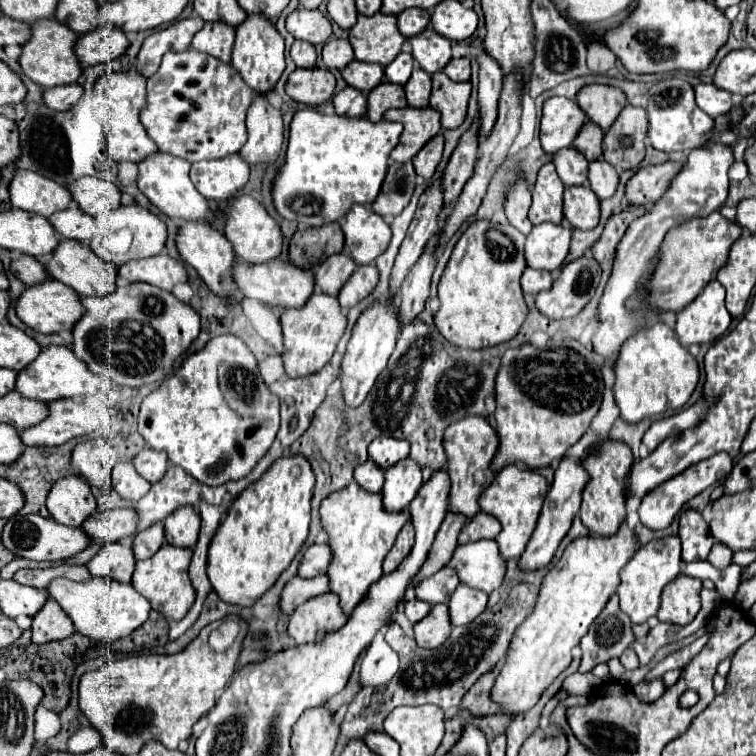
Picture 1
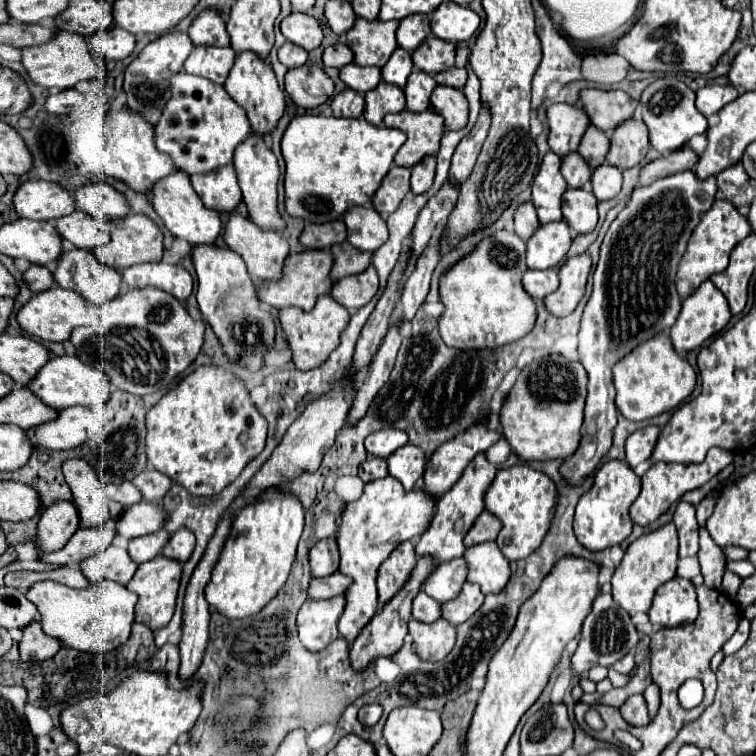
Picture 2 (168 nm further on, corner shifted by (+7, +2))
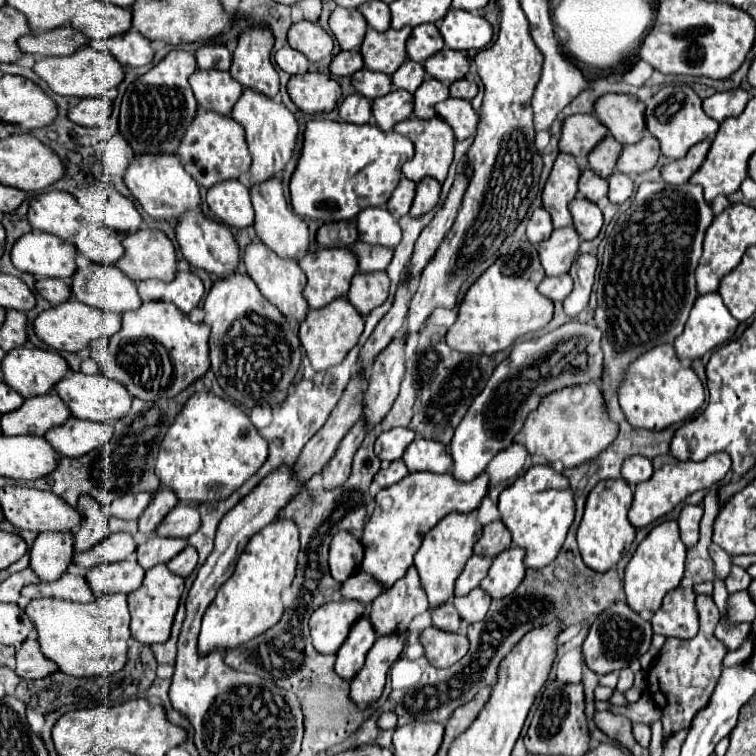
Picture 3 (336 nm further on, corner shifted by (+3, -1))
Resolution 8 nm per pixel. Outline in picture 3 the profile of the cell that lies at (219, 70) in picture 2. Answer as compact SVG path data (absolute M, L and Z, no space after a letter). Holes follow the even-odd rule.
M196 71L190 77L192 91L202 109L220 115L230 115L234 103L242 95L242 85L228 75L228 71Z

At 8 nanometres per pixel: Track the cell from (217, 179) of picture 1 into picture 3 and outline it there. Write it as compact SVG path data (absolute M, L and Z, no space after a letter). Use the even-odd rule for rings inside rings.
M236 179L210 187L206 193L206 203L210 211L228 227L246 229L254 225L250 189Z

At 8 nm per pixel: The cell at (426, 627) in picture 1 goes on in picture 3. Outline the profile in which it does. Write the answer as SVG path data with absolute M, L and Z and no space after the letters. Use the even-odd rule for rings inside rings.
M438 627L424 629L420 635L420 643L424 647L424 653L426 653L426 659L430 661L430 665L442 667L442 669L458 663L470 647L466 635L448 633Z

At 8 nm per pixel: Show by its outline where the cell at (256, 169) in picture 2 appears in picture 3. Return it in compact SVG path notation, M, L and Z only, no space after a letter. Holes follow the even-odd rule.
M268 179L260 185L254 185L254 187L250 187L250 195L252 195L254 211L256 211L254 229L256 229L256 235L260 237L260 241L284 259L298 259L300 253L306 253L310 247L308 223L300 215L296 215L292 209L288 209L280 181Z

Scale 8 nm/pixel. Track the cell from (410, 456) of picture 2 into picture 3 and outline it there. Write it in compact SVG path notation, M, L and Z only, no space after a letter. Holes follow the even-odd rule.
M416 437L404 451L402 459L408 465L410 473L416 473L416 471L446 473L452 467L448 445L438 443L436 439Z

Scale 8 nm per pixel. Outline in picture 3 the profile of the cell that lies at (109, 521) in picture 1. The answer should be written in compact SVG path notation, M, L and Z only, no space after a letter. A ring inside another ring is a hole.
M176 505L166 519L160 523L158 527L158 535L162 537L182 537L188 539L190 535L194 535L194 531L198 531L200 525L200 515L198 515L198 507L192 505Z

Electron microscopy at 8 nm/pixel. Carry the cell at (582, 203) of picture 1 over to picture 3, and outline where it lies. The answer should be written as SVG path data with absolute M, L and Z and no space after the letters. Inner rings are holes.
M578 195L570 203L570 213L574 217L574 229L578 231L582 241L592 241L598 237L602 229L602 211L594 203Z

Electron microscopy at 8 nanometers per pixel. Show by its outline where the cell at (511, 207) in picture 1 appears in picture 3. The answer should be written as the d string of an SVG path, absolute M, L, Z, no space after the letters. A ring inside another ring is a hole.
M540 207L532 213L532 217L528 221L526 235L528 235L528 241L534 243L534 245L546 241L552 235L552 219L550 219L550 213L544 207Z

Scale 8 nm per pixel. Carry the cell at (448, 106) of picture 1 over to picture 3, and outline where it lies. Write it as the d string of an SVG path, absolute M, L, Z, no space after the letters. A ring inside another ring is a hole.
M450 97L436 105L436 115L442 117L454 129L454 135L458 141L476 135L480 115L472 109L470 101Z

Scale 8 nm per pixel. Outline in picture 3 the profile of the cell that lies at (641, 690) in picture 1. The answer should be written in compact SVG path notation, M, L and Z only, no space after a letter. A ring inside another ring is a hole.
M634 723L634 737L646 749L650 745L650 727L648 725L640 725L640 723Z

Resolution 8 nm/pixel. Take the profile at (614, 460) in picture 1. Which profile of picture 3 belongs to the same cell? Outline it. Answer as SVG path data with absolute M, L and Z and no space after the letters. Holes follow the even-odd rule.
M622 479L602 481L586 499L586 511L578 527L578 547L582 561L596 573L606 573L622 559L636 537L636 529L628 521L628 509L632 505L632 491Z

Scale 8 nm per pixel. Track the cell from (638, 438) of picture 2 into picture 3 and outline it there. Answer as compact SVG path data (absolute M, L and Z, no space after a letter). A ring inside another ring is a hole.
M634 455L634 457L628 457L622 465L622 479L630 485L630 487L636 487L638 483L650 479L652 475L652 461L642 457L642 455Z

